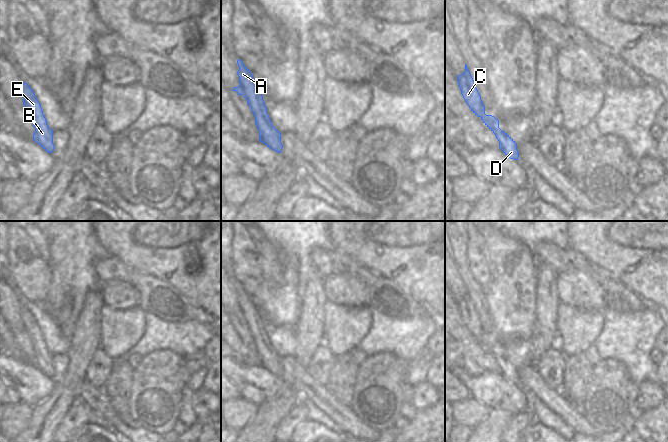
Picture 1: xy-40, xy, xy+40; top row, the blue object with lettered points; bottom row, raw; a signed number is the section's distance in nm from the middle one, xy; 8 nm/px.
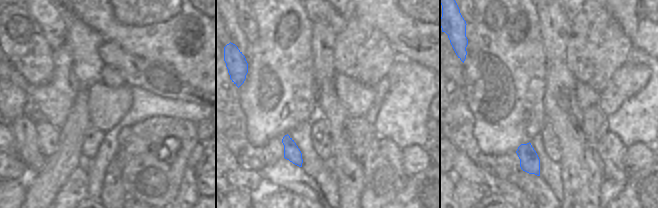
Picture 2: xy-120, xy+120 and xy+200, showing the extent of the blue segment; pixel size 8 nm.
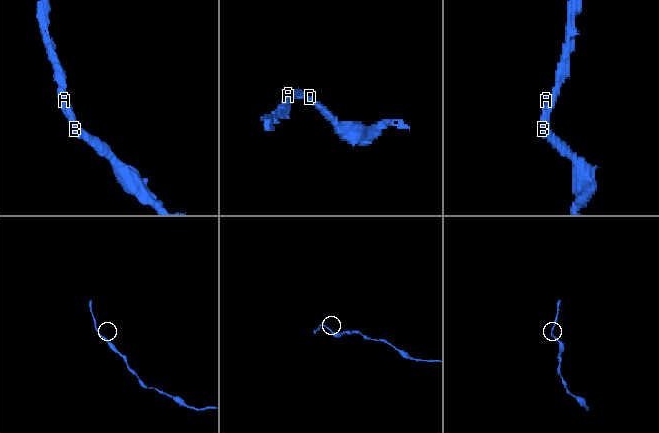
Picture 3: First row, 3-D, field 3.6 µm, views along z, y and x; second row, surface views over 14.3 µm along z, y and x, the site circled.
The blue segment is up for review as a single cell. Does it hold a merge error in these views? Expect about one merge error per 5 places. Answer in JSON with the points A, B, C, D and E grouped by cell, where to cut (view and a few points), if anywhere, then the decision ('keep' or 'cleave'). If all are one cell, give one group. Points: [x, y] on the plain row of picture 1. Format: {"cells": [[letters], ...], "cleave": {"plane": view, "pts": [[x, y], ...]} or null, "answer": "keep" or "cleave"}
{"cells": [["A", "B", "C", "D", "E"]], "cleave": null, "answer": "keep"}

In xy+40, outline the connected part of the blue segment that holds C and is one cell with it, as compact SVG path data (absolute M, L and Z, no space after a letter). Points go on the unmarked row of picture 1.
M465 288L465 296L457 300L461 318L471 335L481 342L483 347L495 358L499 365L499 372L510 383L518 384L519 376L515 365L499 352L499 344L492 339L485 338L485 330L475 310L475 306Z

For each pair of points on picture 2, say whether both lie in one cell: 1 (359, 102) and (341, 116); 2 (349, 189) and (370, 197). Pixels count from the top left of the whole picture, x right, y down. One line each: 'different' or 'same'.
1: different
2: different

